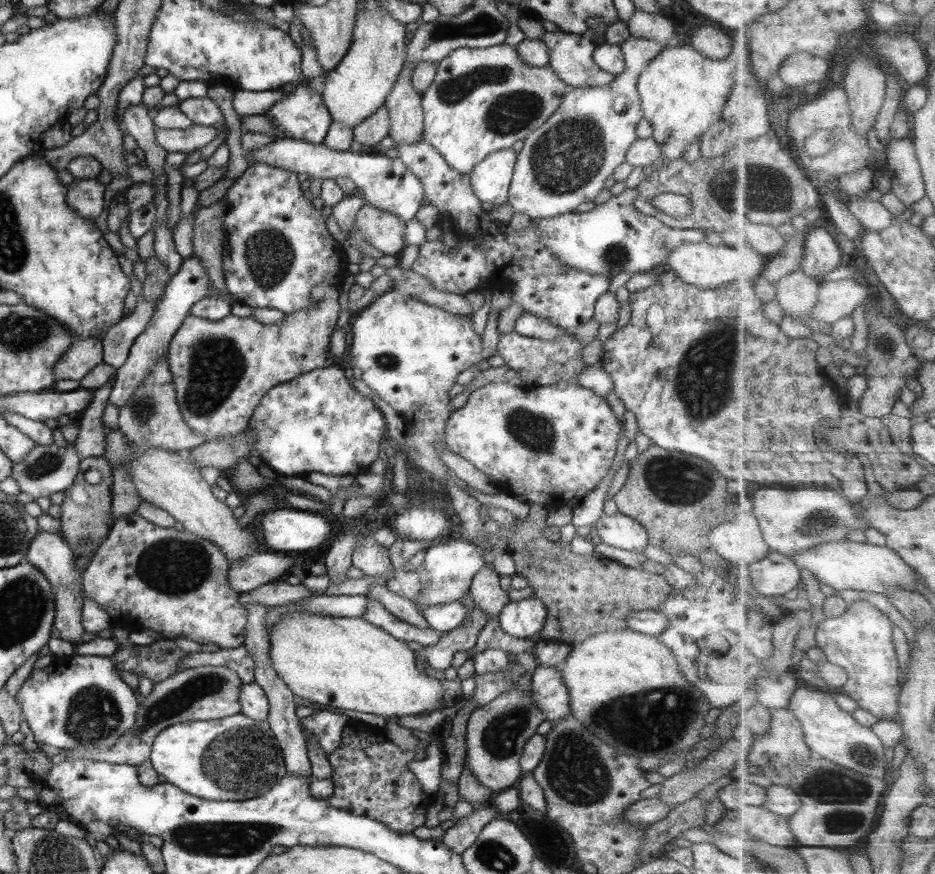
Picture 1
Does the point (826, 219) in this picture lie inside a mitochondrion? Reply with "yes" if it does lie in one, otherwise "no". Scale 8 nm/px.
no

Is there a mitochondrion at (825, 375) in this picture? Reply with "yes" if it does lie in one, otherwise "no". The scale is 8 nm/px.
no

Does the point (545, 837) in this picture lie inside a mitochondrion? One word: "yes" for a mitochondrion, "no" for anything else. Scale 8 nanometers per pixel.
no

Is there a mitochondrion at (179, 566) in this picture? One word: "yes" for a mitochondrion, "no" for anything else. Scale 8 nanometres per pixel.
yes

